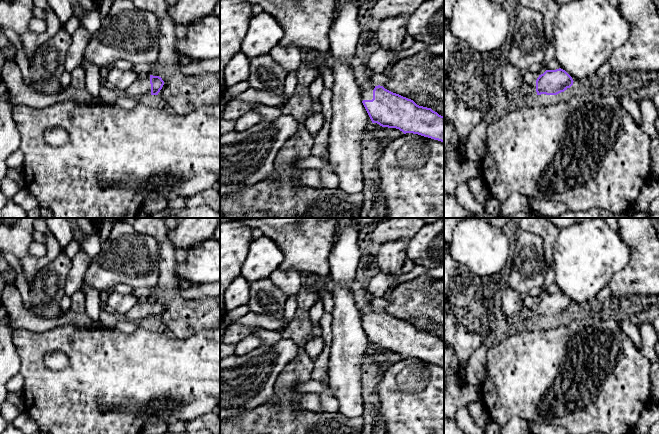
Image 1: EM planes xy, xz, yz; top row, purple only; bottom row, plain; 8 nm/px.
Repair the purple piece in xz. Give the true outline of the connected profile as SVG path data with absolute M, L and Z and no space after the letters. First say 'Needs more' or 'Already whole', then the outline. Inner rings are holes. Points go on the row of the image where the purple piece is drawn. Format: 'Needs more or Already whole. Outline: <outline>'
Needs more. Outline: M356 55L351 65L372 123L444 142L444 116L383 86L375 86L365 70L366 65Z

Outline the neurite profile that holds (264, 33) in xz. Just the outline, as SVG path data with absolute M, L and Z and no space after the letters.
M268 12L254 15L241 46L241 52L249 59L268 55L278 46L284 31L277 20Z

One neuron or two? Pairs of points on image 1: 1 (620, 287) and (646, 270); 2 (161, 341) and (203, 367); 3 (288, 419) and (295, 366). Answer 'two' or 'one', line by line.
1: one
2: one
3: one

